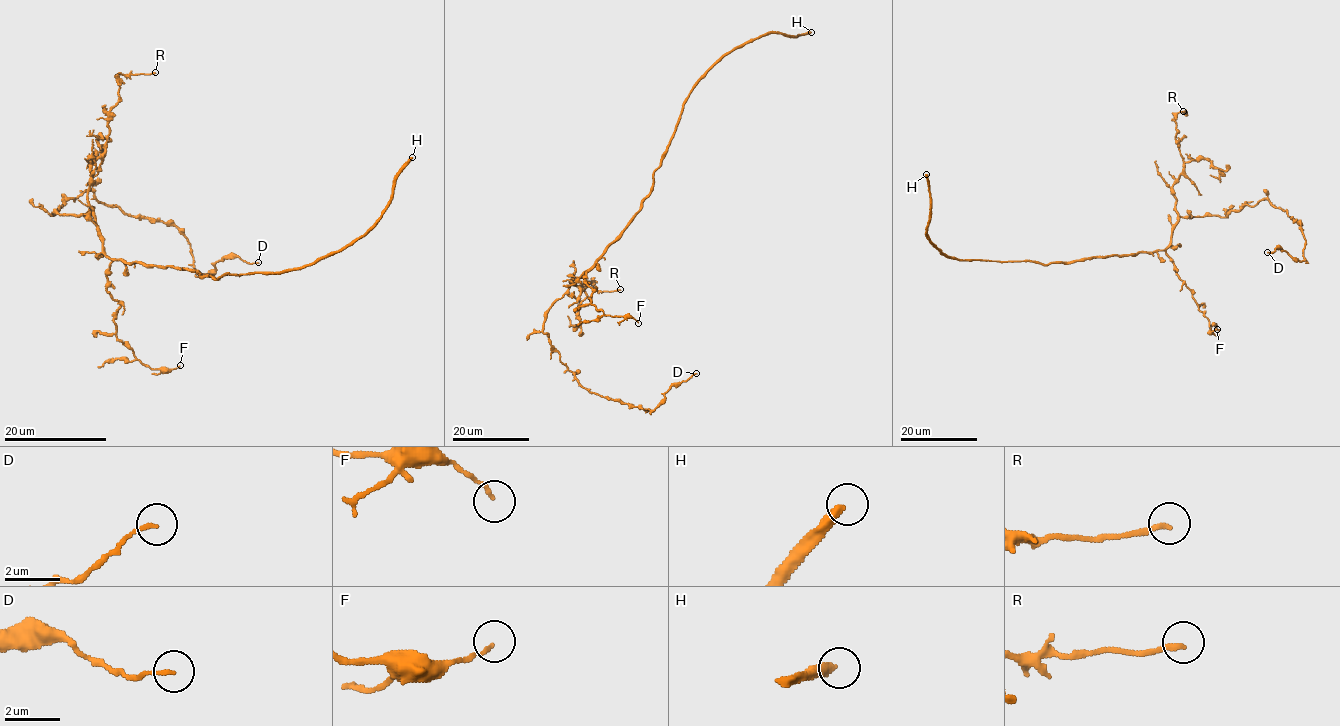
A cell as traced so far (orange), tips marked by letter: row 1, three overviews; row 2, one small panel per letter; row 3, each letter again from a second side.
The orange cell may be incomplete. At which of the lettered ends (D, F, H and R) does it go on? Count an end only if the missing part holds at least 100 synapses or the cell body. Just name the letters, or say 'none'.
H

